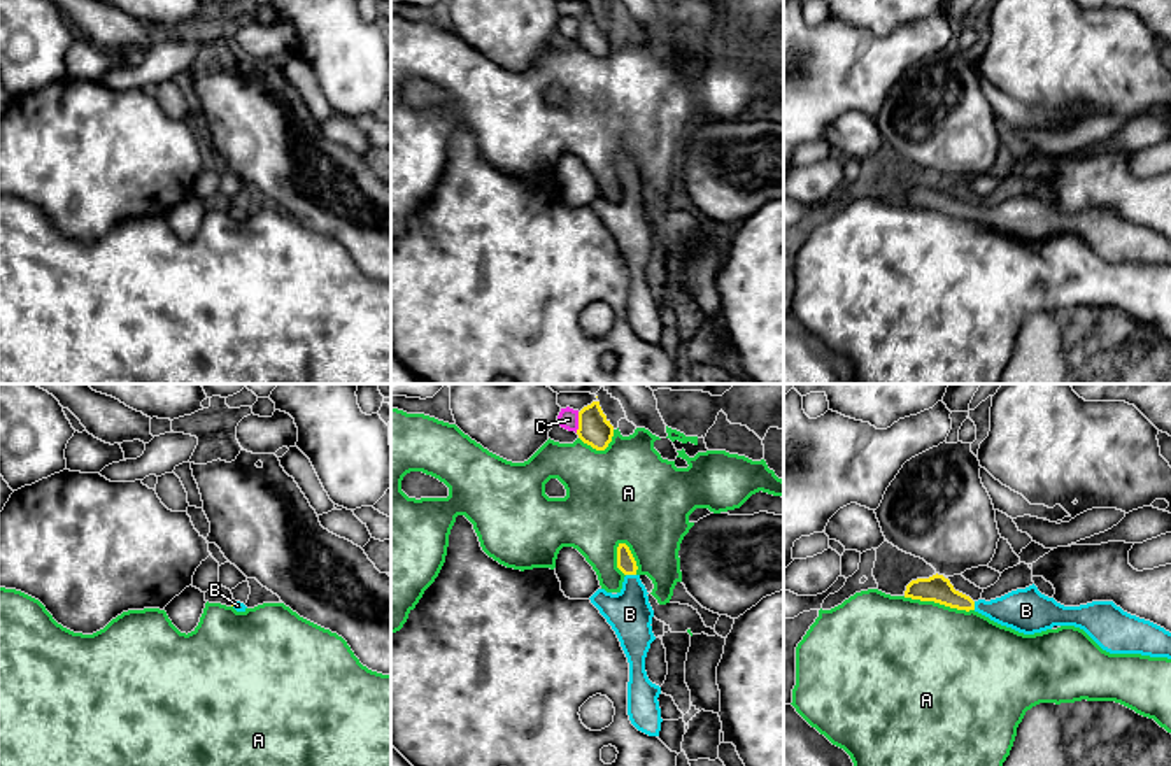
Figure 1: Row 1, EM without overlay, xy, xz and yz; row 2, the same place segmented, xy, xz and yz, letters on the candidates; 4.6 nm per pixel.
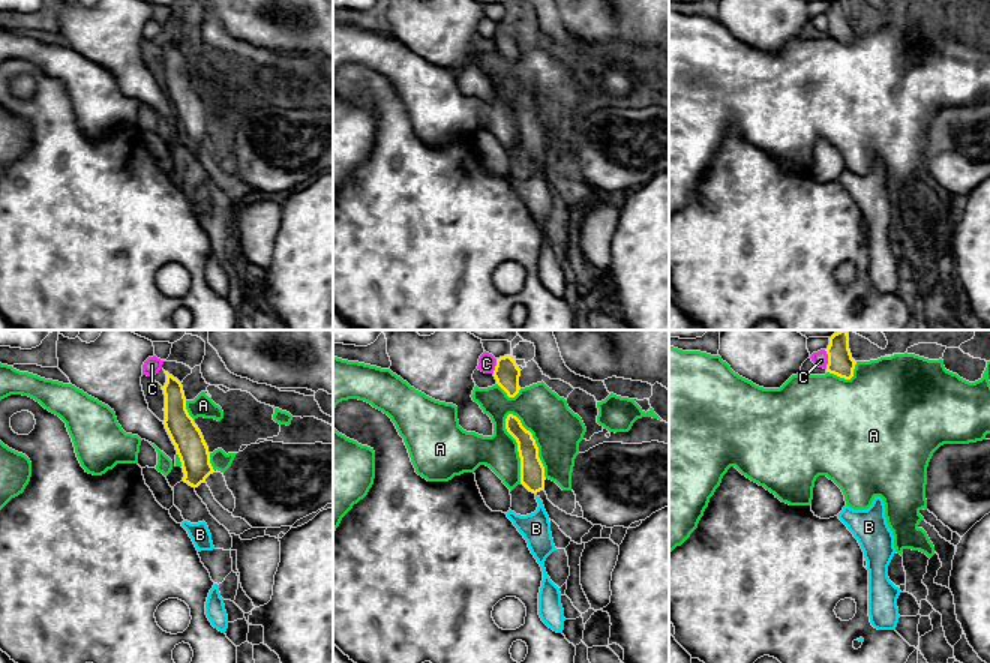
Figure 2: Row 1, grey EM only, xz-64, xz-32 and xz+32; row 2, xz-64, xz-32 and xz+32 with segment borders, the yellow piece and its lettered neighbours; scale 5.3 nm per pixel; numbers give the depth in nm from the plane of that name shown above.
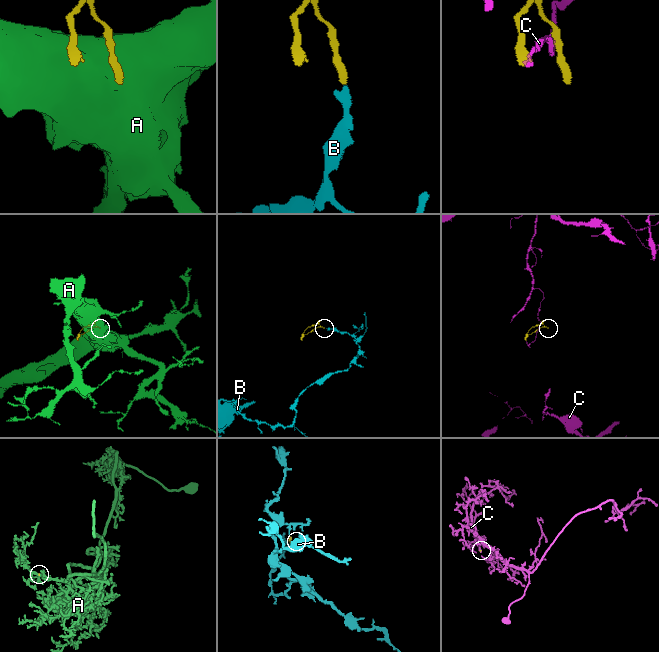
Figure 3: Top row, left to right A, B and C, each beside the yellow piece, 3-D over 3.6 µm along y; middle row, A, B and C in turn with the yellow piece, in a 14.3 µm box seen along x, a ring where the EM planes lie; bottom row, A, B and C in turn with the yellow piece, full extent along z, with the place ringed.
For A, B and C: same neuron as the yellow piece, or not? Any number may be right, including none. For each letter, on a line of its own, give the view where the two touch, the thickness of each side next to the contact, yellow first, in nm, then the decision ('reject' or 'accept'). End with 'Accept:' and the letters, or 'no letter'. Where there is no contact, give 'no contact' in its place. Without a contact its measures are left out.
A: contact in yz; calibres 120 and 480 nm; reject
B: contact in xz; calibres 90 and 200 nm; accept
C: contact in xz; calibres 150 and 90 nm; reject
Accept: B

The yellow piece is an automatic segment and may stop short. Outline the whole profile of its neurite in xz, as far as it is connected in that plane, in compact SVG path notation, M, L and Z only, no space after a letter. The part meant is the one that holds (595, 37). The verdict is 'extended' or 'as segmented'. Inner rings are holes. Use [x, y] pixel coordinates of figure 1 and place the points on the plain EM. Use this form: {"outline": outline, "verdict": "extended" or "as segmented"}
{"outline": "M593 9L578 19L578 46L596 58L605 58L614 44L614 33L603 21L600 9Z", "verdict": "as segmented"}

